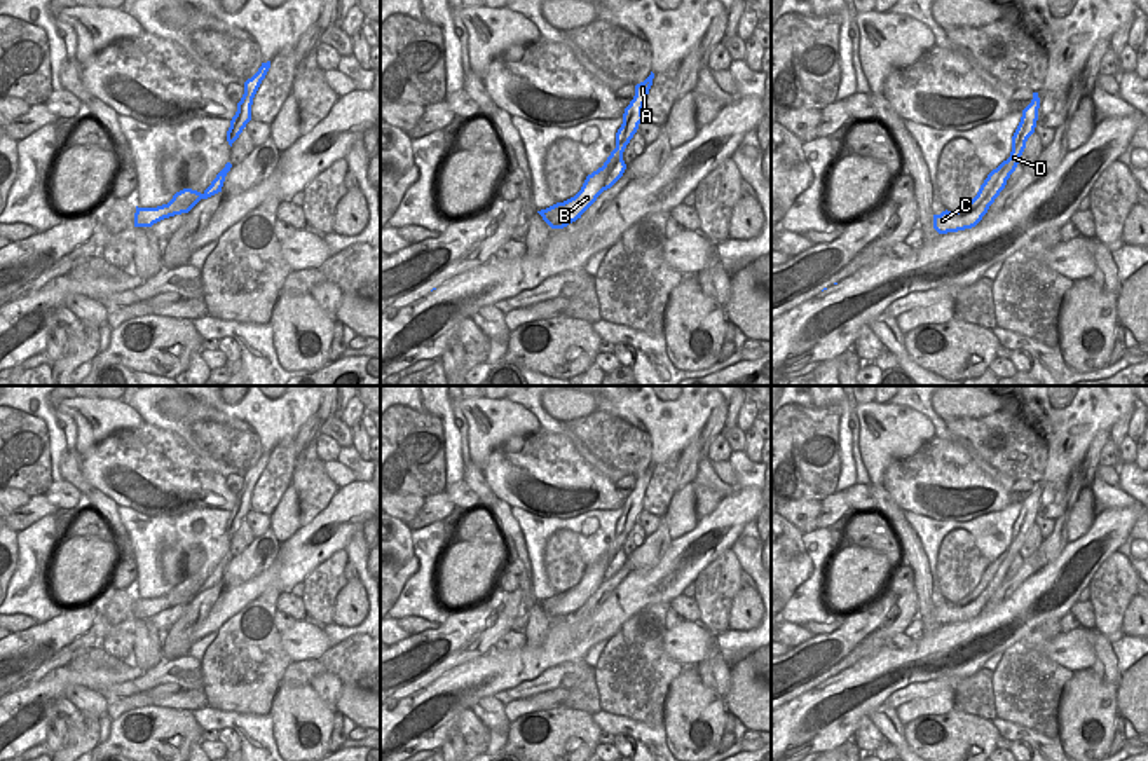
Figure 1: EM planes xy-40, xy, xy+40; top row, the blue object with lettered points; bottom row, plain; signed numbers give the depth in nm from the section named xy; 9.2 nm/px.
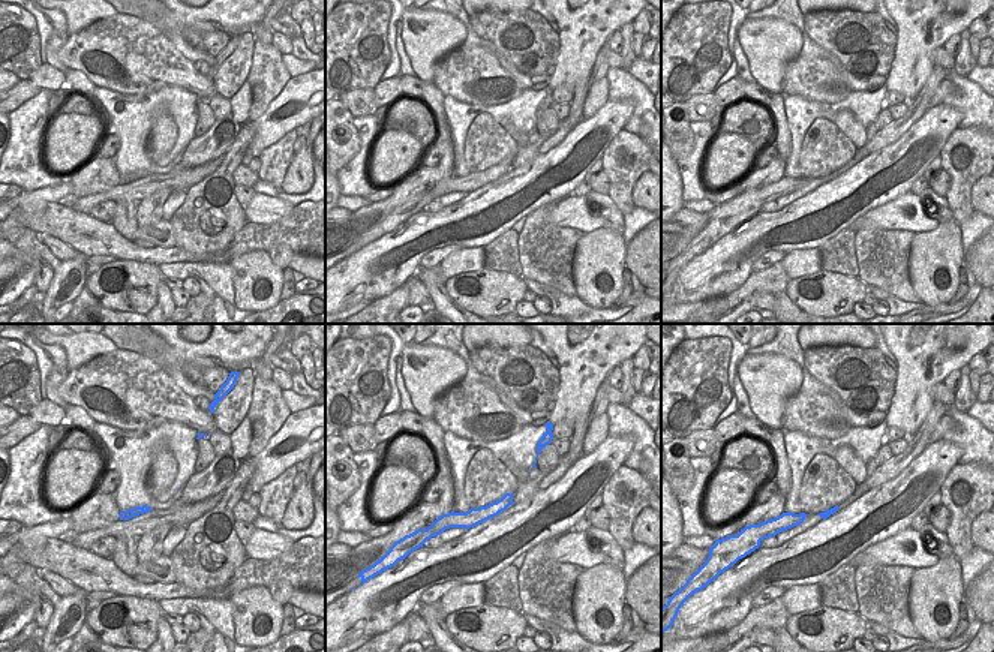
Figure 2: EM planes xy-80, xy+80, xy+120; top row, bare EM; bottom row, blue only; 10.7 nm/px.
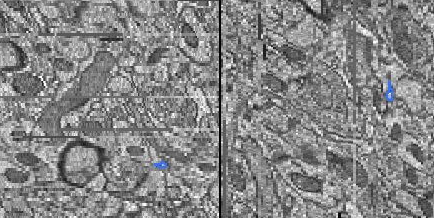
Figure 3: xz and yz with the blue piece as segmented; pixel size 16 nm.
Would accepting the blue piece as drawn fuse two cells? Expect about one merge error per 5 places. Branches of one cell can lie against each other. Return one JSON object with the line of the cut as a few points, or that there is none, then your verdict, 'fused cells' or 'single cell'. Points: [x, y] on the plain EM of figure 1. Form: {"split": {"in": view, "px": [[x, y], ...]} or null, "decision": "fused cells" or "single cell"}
{"split": null, "decision": "single cell"}

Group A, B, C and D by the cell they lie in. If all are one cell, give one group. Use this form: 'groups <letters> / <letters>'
groups A B C D

